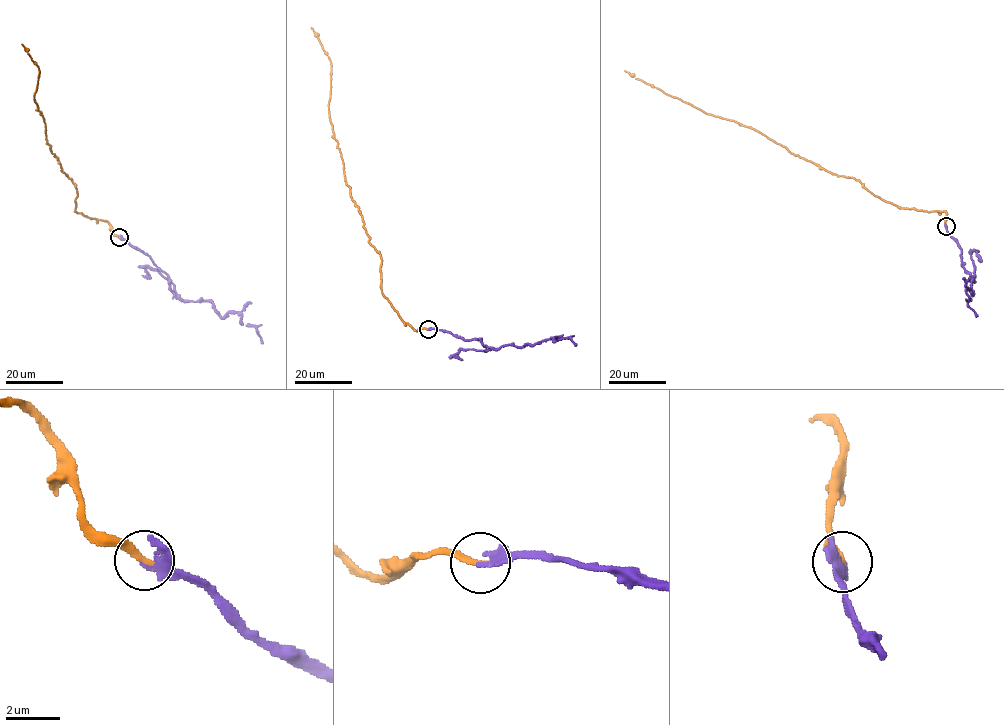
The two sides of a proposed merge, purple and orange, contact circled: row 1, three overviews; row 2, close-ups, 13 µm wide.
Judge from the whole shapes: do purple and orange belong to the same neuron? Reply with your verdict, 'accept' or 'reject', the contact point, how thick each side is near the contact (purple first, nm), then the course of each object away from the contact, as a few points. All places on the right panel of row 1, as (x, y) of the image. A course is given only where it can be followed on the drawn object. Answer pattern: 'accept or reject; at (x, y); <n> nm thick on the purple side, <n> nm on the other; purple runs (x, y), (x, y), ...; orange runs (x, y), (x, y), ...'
accept; at (946, 226); 200 nm thick on the purple side, 240 nm on the other; purple runs (946, 226), (961, 249), (961, 266), (973, 279), (972, 294), (966, 290), (976, 316); orange runs (946, 226), (944, 211), (898, 208), (875, 196), (852, 177), (832, 174), (750, 128), (705, 113), (624, 70)

